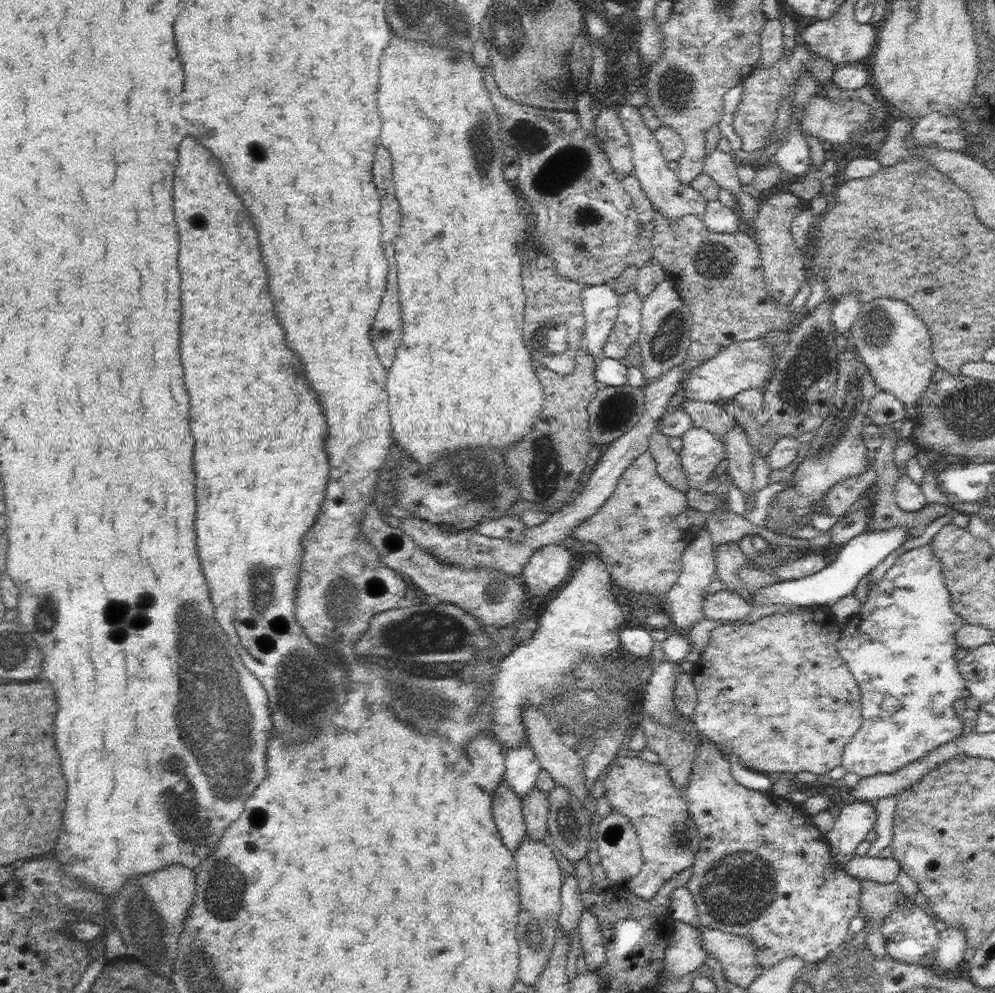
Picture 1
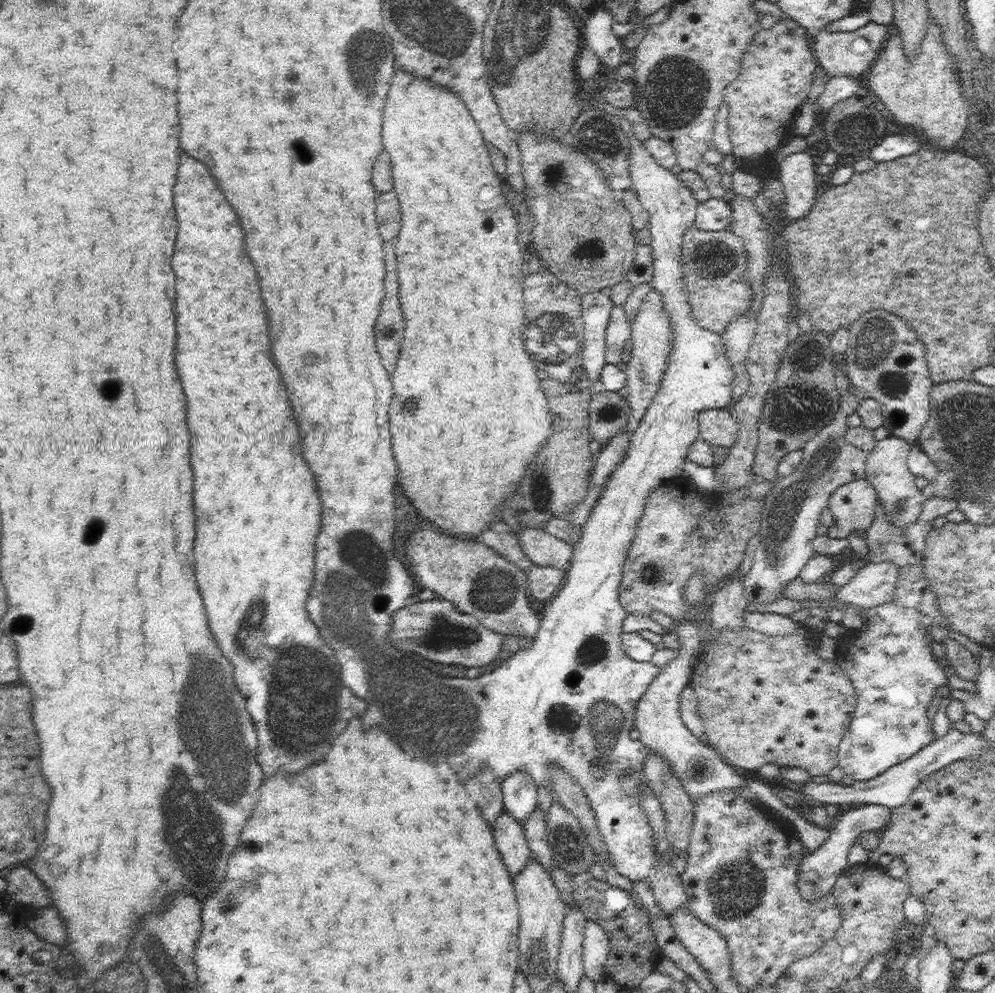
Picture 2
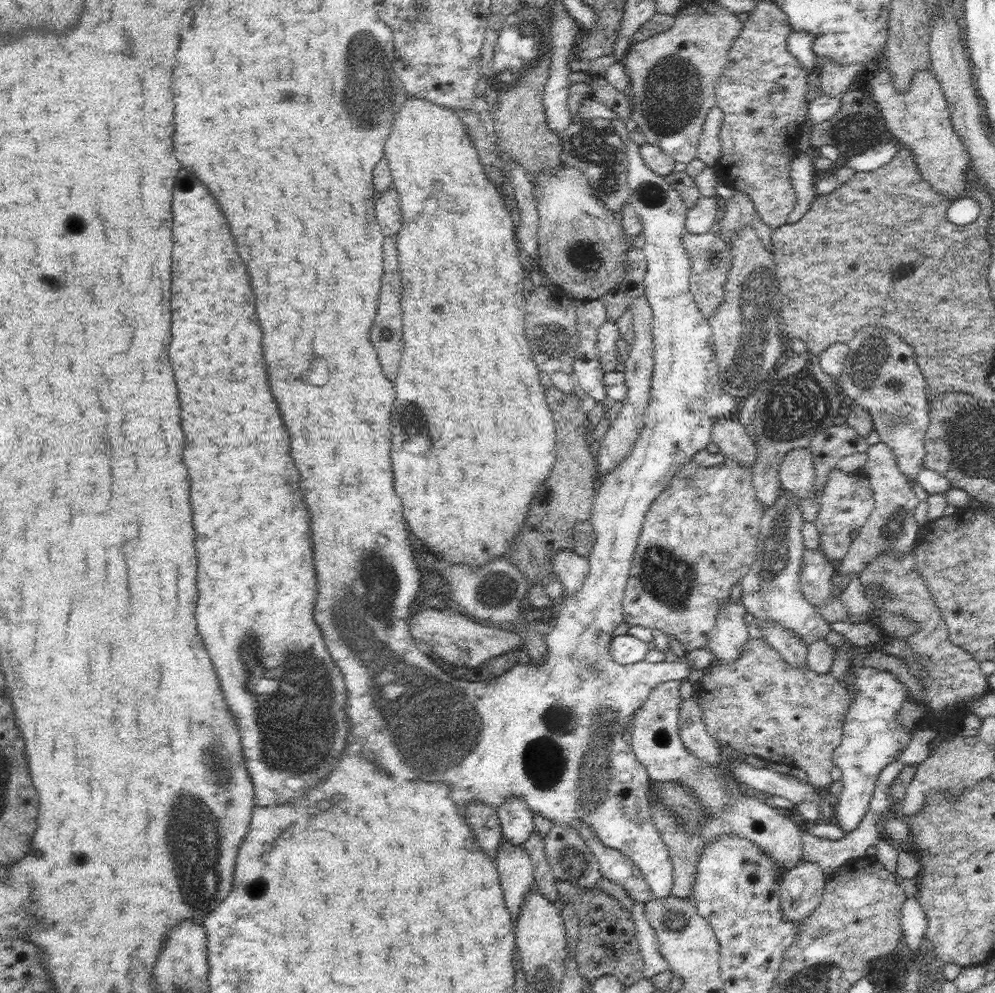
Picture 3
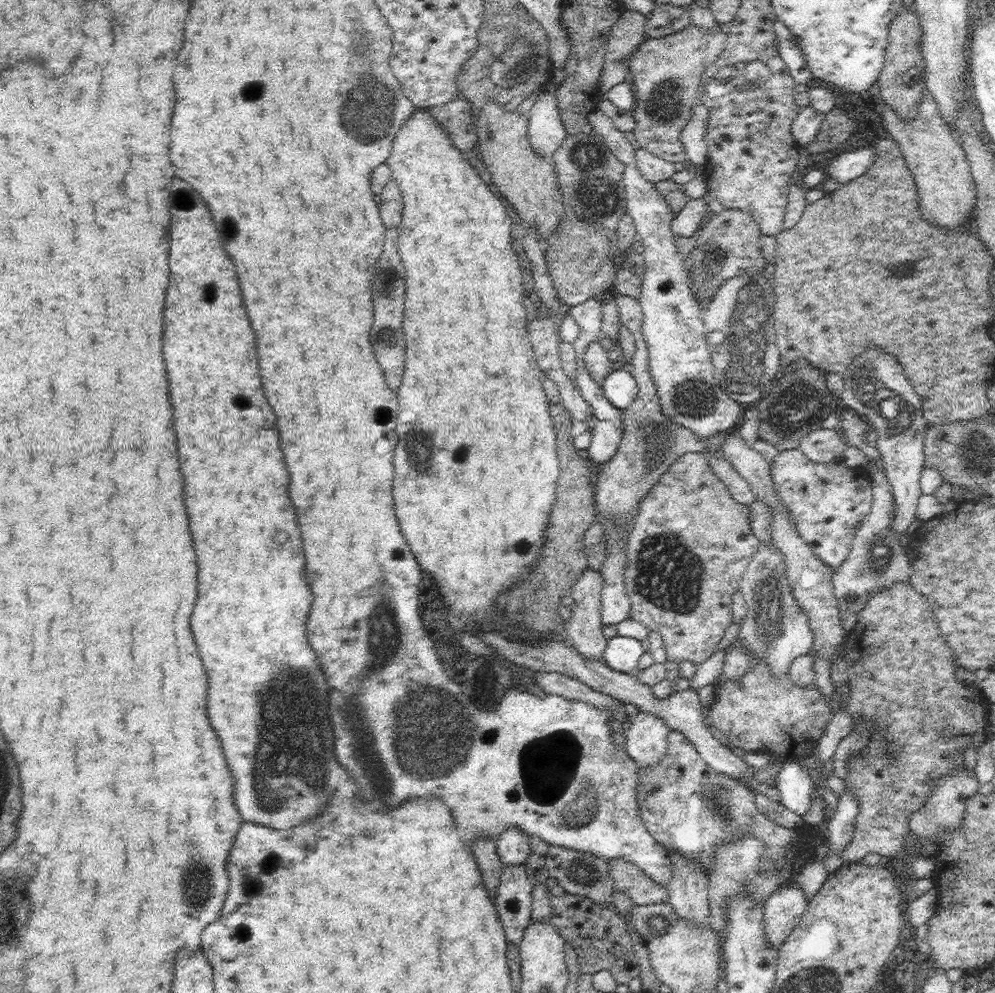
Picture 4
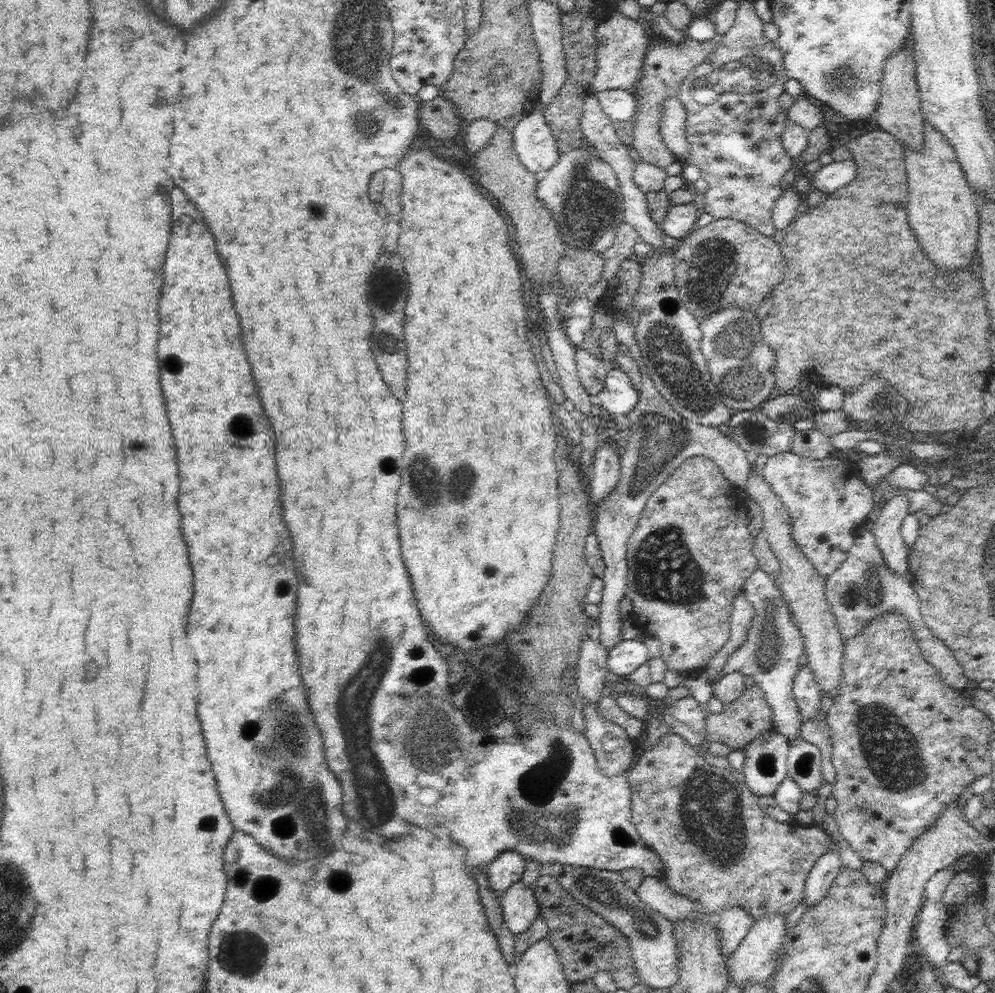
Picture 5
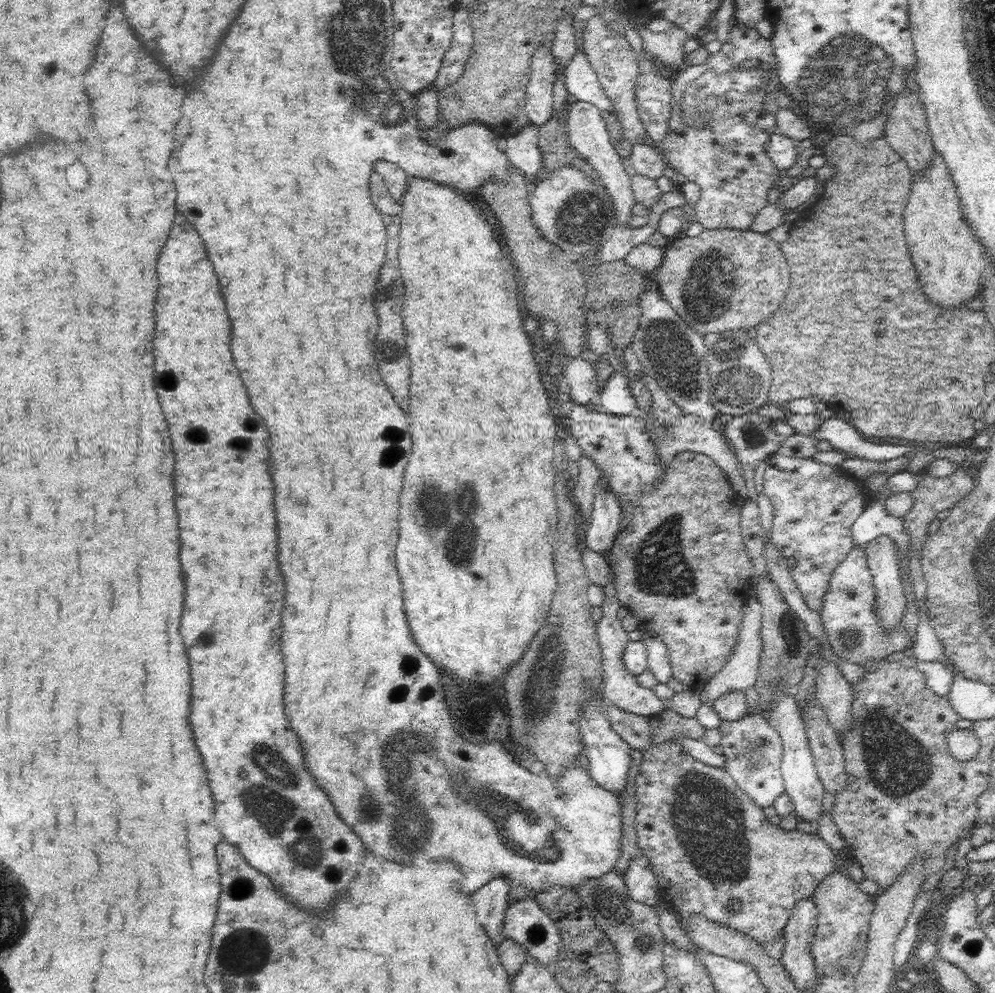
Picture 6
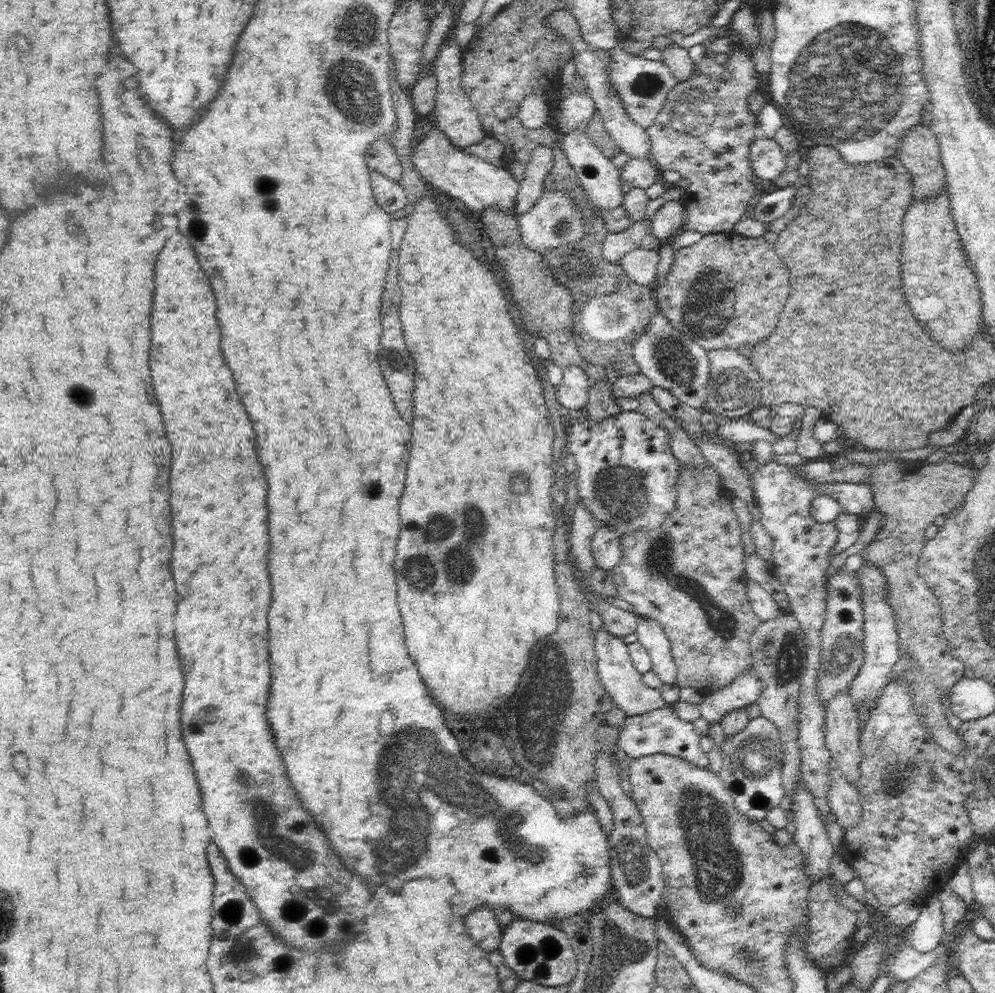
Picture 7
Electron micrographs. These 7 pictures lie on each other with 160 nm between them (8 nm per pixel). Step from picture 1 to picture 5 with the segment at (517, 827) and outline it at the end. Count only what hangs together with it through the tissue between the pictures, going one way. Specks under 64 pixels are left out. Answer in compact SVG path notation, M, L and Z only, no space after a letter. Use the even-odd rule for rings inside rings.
M517 880L501 896L500 901L505 923L520 939L539 913L539 904L532 887Z

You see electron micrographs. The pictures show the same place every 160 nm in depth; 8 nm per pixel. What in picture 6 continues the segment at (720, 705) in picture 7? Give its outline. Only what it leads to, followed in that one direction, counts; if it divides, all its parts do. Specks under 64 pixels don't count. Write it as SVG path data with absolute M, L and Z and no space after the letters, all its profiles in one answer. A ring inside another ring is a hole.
M749 595L742 610L743 621L737 645L734 646L727 663L724 664L724 668L710 677L704 688L702 688L702 692L699 692L702 703L713 704L714 701L720 698L720 695L732 691L740 691L745 694L748 688L752 688L752 686L757 683L759 660L762 652L760 636L762 615L761 604L758 597Z

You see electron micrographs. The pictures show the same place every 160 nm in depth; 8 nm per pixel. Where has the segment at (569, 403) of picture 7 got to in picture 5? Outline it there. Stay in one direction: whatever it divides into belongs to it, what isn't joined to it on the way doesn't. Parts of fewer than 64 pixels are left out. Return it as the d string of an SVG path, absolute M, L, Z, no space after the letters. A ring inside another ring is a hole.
M575 347L575 350L576 368L580 382L586 392L595 400L597 394L603 389L607 370L601 358L596 358L581 347Z

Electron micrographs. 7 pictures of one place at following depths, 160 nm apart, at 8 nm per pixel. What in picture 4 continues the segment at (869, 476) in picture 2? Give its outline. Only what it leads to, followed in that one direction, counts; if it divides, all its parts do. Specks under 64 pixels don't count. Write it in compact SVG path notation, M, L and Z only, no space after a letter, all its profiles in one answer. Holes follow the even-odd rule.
M869 461L866 470L869 472L873 490L872 509L859 524L846 560L833 571L833 593L841 616L860 613L873 593L886 591L888 586L899 582L911 583L910 554L901 546L901 538L910 539L911 535L891 530L891 522L896 516L892 485L888 482L886 473L880 471L874 461Z

